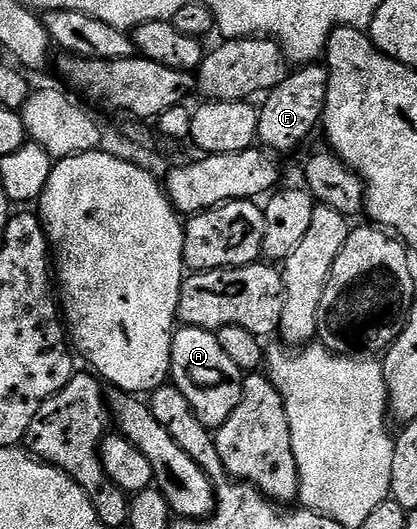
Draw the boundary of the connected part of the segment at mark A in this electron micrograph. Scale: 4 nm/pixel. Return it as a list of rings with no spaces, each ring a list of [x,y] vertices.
[[[180,326],[172,334],[171,383],[182,390],[182,398],[190,402],[192,413],[210,430],[223,426],[226,418],[234,414],[234,406],[242,402],[242,386],[245,373],[234,366],[232,359],[222,351],[215,332],[204,328]]]

